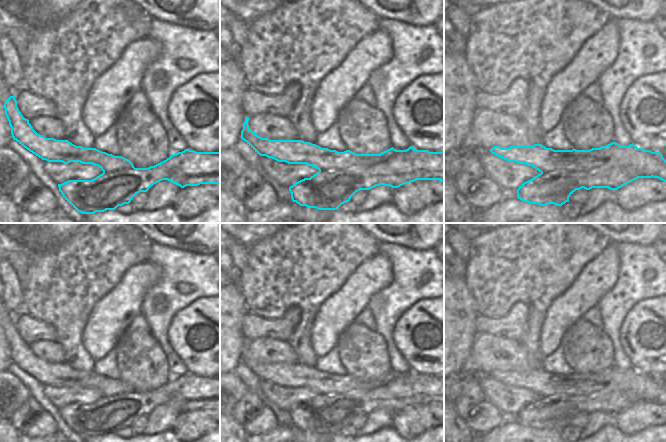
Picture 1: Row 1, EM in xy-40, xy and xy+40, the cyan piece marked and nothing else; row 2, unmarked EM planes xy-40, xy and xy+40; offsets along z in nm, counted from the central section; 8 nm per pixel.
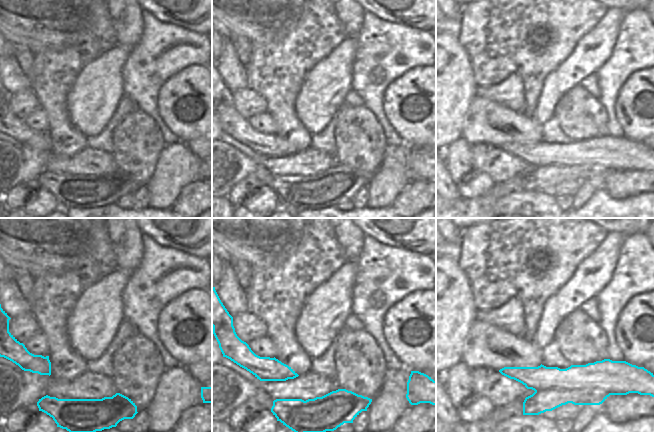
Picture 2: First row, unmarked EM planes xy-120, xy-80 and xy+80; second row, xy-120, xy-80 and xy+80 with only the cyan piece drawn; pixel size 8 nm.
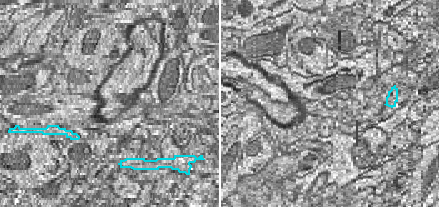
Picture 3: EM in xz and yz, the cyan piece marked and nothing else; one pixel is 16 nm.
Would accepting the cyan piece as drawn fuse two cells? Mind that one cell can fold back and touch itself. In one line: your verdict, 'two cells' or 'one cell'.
two cells

